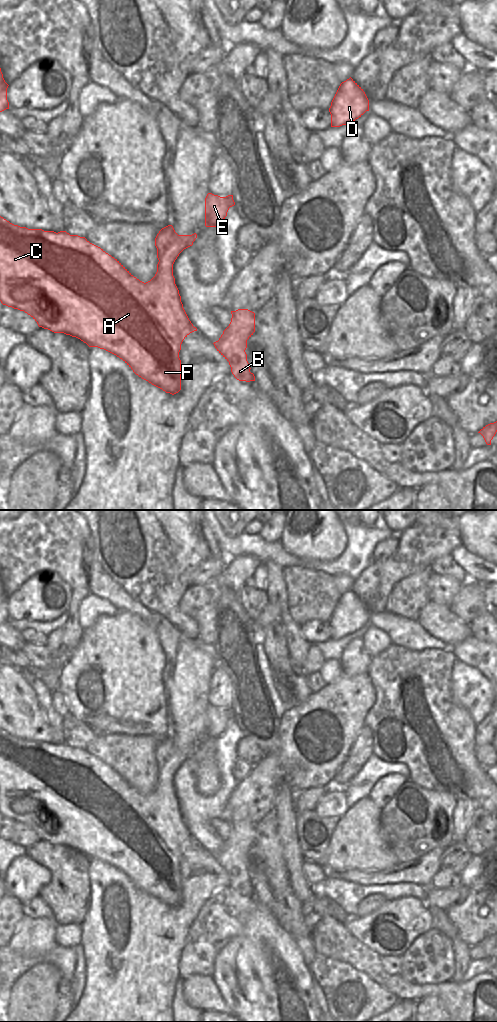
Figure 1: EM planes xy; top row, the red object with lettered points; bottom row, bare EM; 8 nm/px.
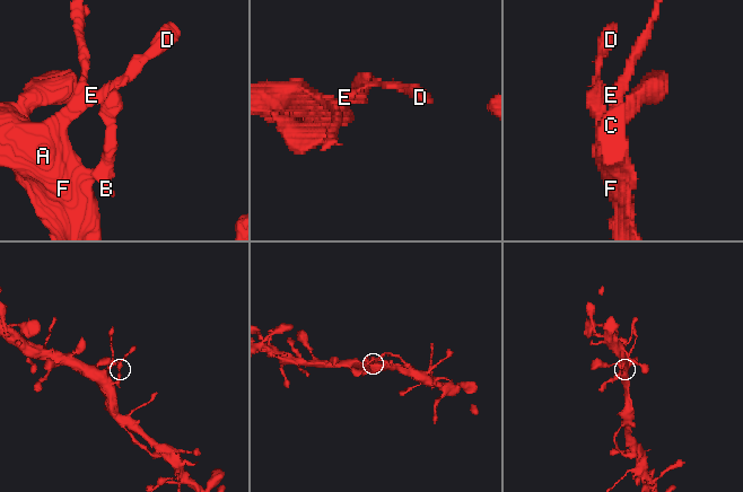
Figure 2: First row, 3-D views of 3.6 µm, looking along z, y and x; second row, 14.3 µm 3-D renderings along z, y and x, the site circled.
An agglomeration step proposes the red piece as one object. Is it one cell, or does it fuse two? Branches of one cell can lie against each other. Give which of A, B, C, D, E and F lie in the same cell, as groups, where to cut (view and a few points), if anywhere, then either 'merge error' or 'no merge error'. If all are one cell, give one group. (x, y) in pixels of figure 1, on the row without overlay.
A B C D E F | no cut | no merge error

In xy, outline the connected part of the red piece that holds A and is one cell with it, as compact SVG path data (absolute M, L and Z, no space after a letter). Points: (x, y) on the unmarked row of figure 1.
M0 728L0 813L3 817L24 823L37 834L39 839L48 841L54 845L64 845L76 849L89 859L98 859L116 867L122 871L136 887L166 905L174 907L181 902L181 872L179 870L181 856L190 845L197 843L197 840L193 838L183 820L181 808L173 788L173 776L184 761L193 757L196 750L196 745L192 747L178 747L172 737L162 740L155 750L157 770L159 772L157 784L150 793L144 795L134 789L117 771L106 765L100 759L90 755L85 749L70 747L66 743L56 745L42 741L28 741L14 737Z

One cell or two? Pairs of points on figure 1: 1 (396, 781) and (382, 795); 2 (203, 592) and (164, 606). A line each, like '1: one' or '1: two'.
1: one
2: two

